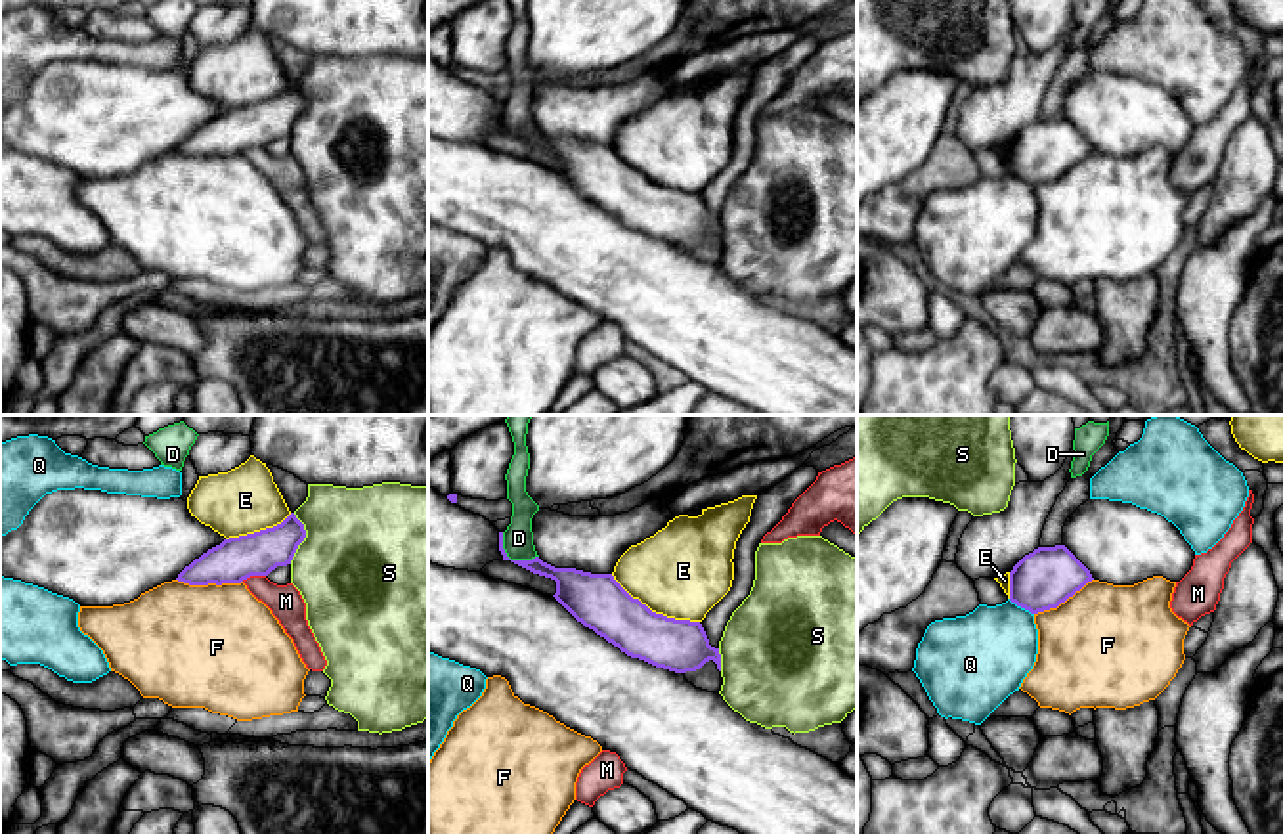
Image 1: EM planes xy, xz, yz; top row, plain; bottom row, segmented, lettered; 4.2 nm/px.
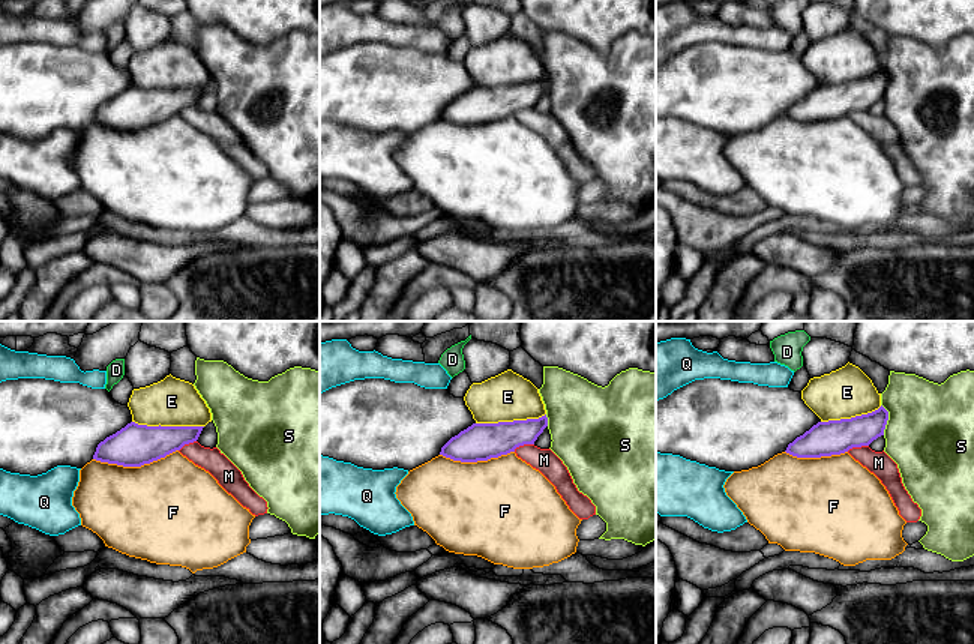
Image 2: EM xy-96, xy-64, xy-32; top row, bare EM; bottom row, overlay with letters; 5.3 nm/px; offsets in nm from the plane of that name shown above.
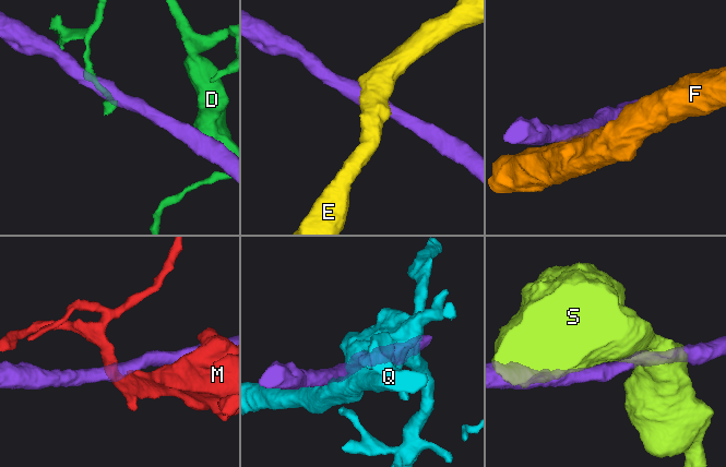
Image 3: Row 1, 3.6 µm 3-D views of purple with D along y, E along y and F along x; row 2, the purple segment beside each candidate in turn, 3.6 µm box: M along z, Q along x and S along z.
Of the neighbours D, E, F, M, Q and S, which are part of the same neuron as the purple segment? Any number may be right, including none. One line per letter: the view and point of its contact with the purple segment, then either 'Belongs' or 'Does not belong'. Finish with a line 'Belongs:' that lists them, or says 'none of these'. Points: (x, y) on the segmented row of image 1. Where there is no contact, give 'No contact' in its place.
D: Touches purple at xz (509, 559). Does not belong
E: Touches purple at xz (654, 613). Does not belong
F: Touches purple at xy (209, 582). Does not belong
M: Touches purple at xy (253, 574). Does not belong
Q: Touches purple at yz (1022, 607). Does not belong
S: Touches purple at xy (304, 536). Does not belong
Belongs: none of these

